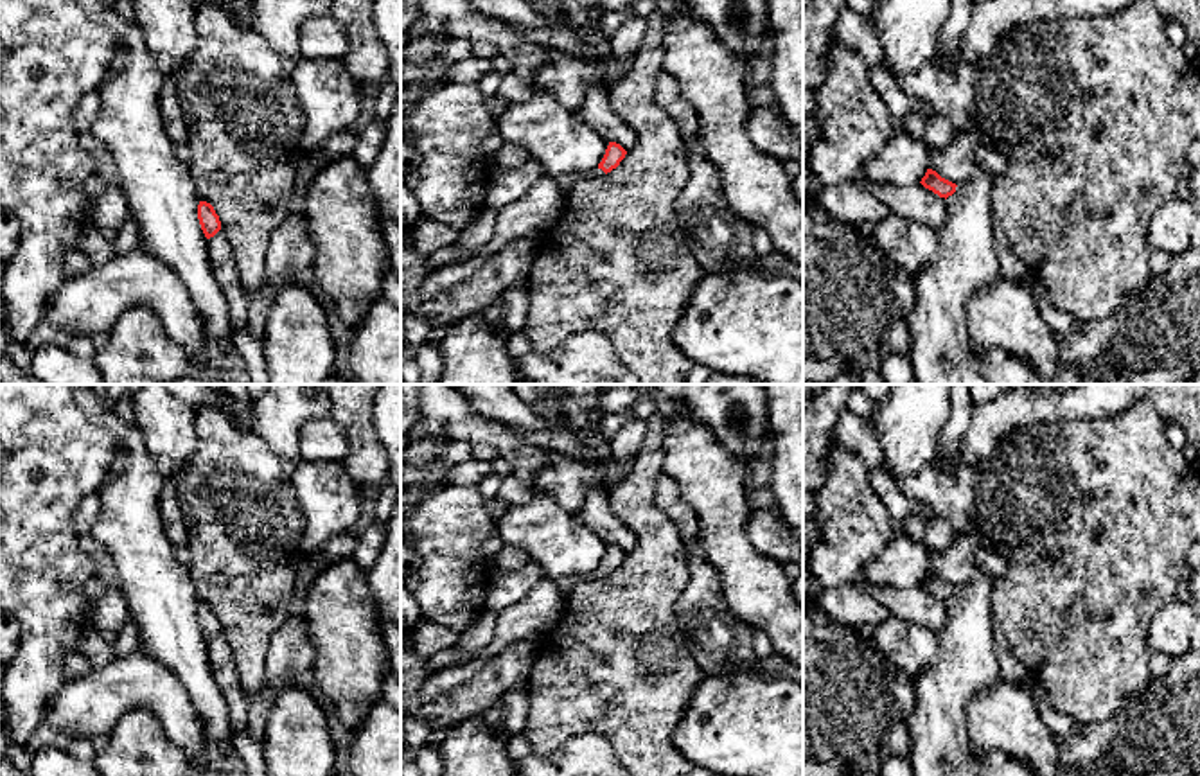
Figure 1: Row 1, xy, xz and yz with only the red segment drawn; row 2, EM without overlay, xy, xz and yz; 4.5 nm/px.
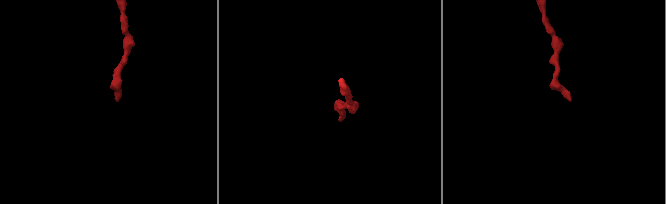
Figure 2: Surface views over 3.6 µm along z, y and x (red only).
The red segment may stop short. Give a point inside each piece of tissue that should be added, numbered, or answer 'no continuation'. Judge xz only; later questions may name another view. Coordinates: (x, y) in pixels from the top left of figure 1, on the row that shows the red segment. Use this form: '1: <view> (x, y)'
1: xz (564, 182)

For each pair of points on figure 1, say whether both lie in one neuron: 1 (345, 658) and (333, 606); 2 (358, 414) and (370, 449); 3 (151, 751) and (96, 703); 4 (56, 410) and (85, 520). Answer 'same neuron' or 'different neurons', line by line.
1: same neuron
2: same neuron
3: different neurons
4: different neurons

